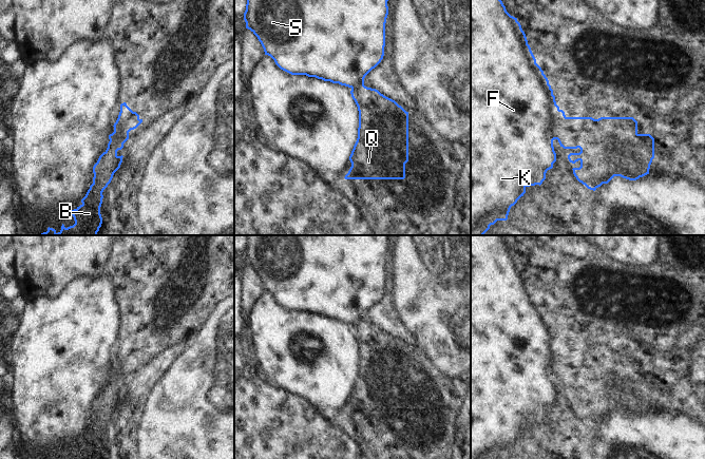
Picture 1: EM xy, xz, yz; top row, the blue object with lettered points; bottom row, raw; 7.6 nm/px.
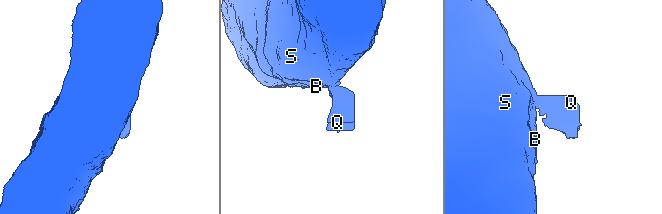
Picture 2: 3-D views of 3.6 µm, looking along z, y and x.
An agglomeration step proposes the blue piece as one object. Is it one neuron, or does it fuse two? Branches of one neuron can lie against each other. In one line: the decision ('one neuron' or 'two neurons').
two neurons

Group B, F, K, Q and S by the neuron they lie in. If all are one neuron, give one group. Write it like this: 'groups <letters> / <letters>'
groups B F K S / Q

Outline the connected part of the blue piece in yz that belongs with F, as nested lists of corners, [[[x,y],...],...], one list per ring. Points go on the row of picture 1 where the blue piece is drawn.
[[[471,0],[471,235],[483,235],[490,229],[490,226],[494,225],[497,221],[507,221],[511,207],[514,206],[521,196],[523,196],[526,188],[535,185],[540,186],[542,184],[546,179],[547,171],[552,169],[553,164],[556,161],[553,140],[557,139],[557,122],[564,117],[566,117],[565,112],[556,104],[555,96],[553,95],[553,90],[549,84],[549,80],[544,74],[541,68],[536,63],[536,59],[528,44],[526,34],[522,31],[520,23],[517,21],[517,18],[511,16],[507,12],[501,0]]]

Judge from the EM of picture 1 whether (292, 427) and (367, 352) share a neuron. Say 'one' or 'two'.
two

